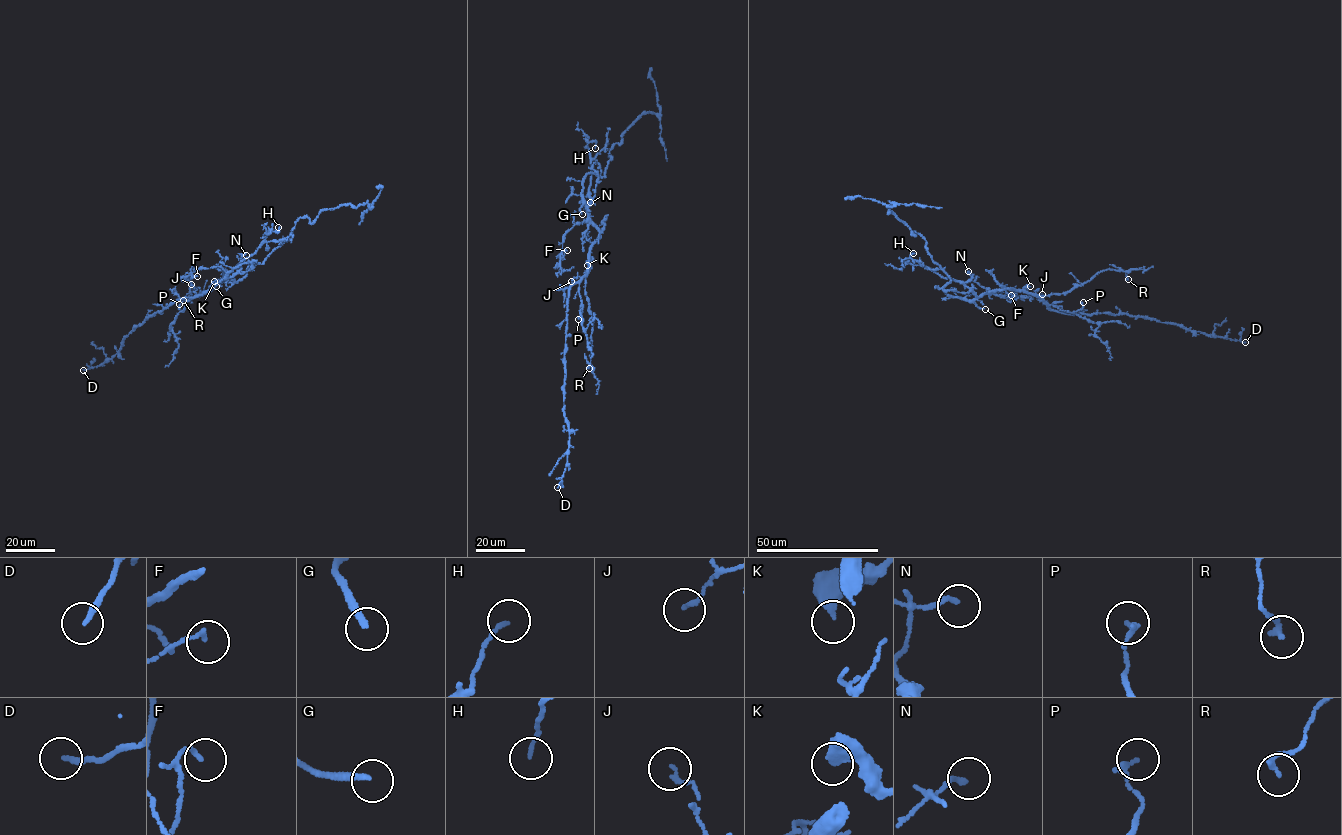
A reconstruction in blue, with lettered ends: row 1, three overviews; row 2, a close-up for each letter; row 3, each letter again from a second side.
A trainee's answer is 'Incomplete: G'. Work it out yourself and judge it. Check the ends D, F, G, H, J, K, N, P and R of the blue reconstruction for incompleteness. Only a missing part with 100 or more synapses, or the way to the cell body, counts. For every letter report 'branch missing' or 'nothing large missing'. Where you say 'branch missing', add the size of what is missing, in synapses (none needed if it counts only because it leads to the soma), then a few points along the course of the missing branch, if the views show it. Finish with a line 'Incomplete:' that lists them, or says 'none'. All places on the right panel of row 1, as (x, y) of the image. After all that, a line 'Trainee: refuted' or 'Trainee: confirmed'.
D: nothing large missing
F: nothing large missing
G: branch missing; missing branch runs (985, 309), (1008, 306), (1029, 313), (1055, 334), (1121, 371), (1172, 411), (1182, 424), (1187, 421)
H: nothing large missing
J: nothing large missing
K: nothing large missing
N: nothing large missing
P: nothing large missing
R: nothing large missing
Incomplete: G
Trainee: confirmed

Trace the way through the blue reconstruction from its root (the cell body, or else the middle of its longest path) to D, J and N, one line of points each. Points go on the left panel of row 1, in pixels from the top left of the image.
D: (234, 281), (220, 282), (200, 294), (181, 298), (155, 313), (122, 340), (118, 351), (110, 359), (83, 370)
J: (234, 281), (220, 282), (198, 295), (191, 284)
N: (234, 281), (229, 277), (240, 270), (240, 259), (246, 255)

